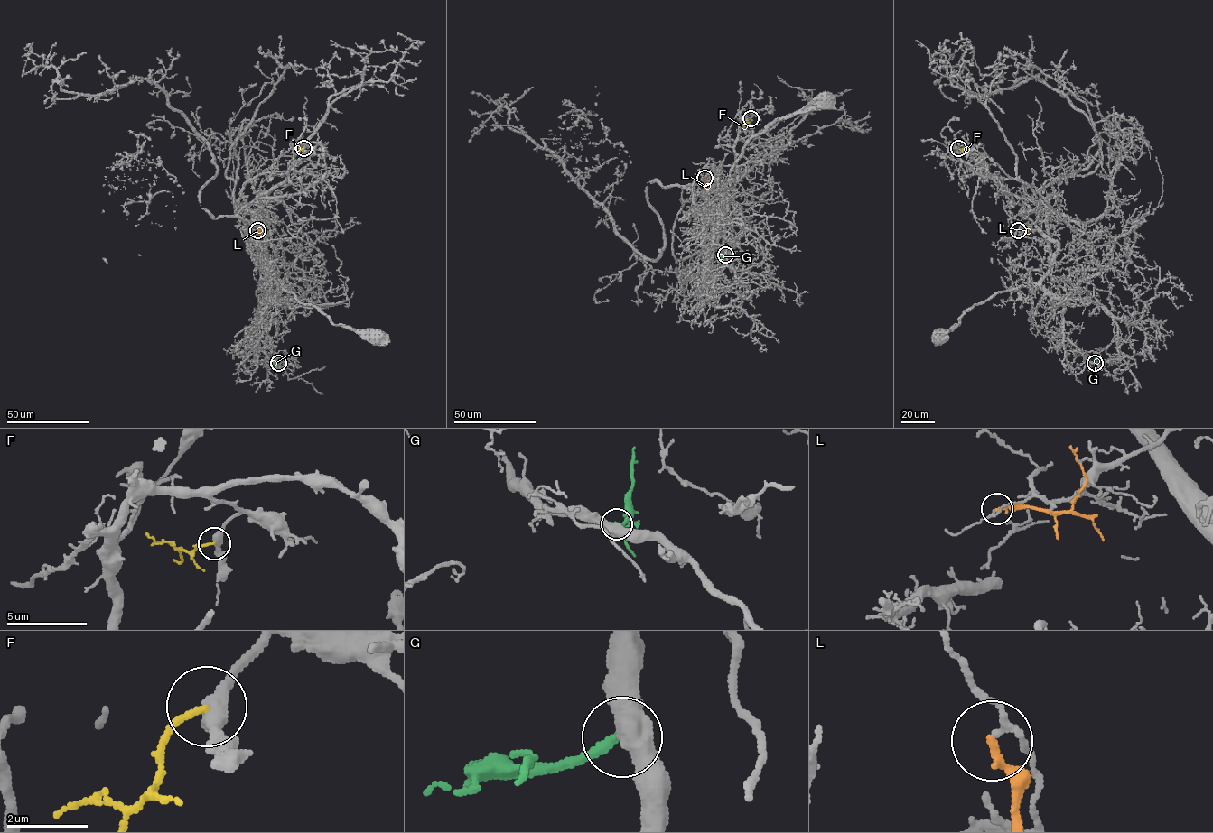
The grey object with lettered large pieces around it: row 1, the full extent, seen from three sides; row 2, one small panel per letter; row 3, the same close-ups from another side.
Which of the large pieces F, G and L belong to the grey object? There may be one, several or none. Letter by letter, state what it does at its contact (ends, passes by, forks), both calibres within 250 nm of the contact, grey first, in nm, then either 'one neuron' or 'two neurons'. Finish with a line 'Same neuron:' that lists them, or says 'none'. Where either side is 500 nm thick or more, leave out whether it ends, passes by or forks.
F: it ends there; 400 nm thick on the grey side, 130 nm on the other; two neurons
G: 550 nm thick on the grey side, 240 nm on the other; two neurons
L: it ends there; 120 nm thick on the grey side, 220 nm on the other; two neurons
Same neuron: none

